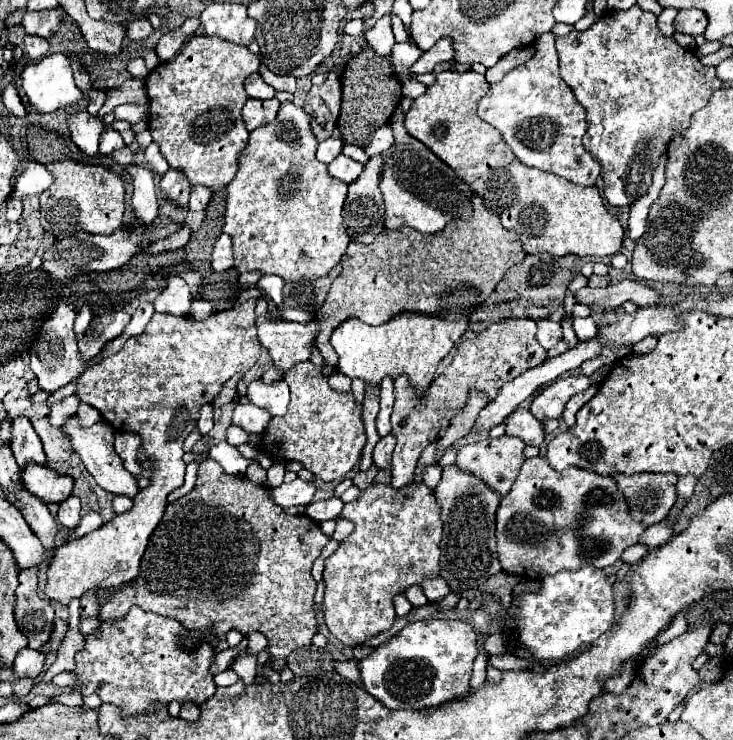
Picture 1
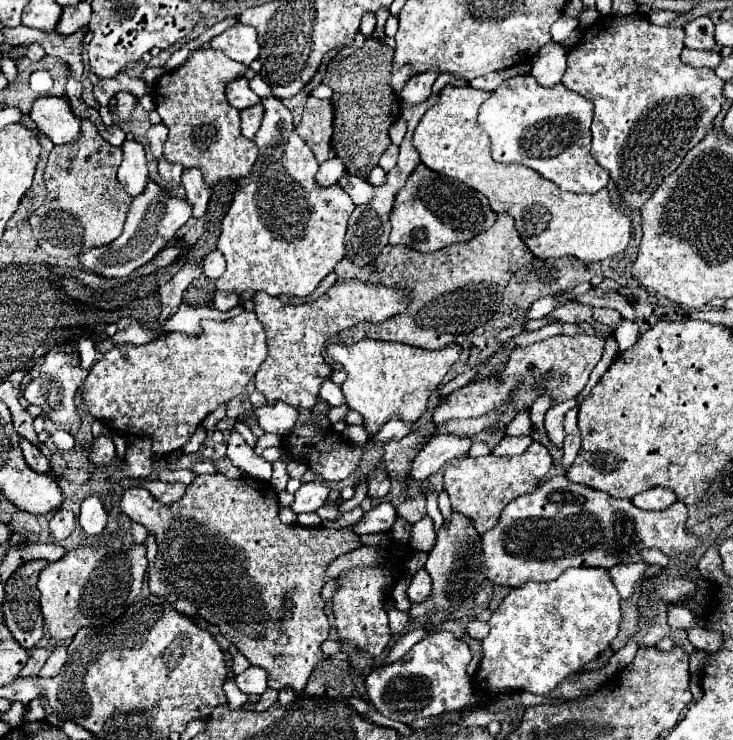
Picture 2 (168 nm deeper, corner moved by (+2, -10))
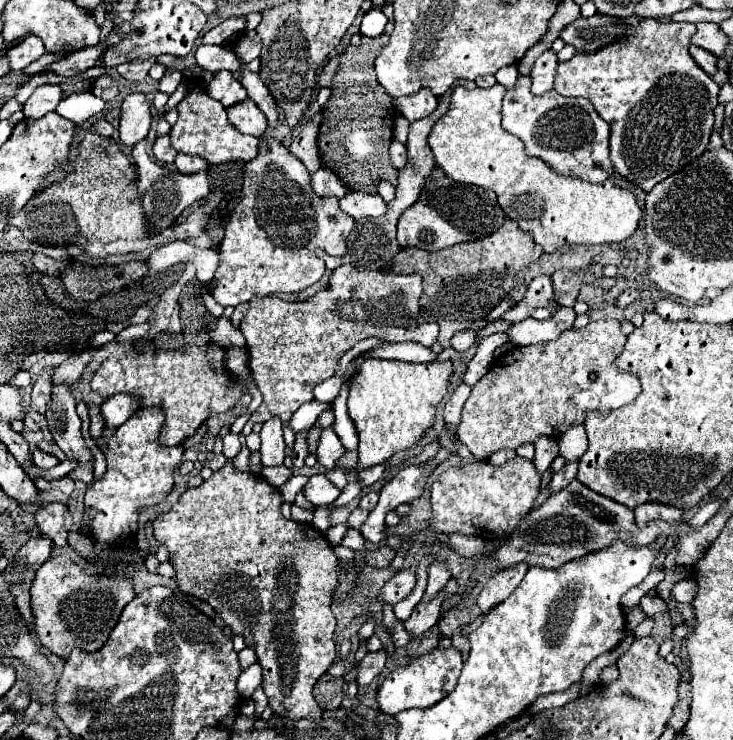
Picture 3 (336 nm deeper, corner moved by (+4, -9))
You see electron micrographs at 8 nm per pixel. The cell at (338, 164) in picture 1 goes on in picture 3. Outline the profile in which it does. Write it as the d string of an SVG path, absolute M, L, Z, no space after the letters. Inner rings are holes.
M348 191L340 199L340 209L348 213L354 219L360 217L378 217L386 213L386 203L378 193L360 193L360 191Z

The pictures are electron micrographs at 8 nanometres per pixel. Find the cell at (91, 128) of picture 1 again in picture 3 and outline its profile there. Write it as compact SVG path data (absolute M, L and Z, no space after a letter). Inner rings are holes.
M40 85L30 99L24 103L24 115L38 119L42 117L46 111L56 111L58 103L62 99L62 89L58 85Z

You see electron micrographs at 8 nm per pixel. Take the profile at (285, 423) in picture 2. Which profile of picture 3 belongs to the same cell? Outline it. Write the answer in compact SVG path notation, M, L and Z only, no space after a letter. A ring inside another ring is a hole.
M280 417L268 419L268 421L262 425L260 437L262 437L262 447L260 447L262 463L264 463L266 467L282 465L286 445L284 445L284 439L282 439L282 421L280 421Z

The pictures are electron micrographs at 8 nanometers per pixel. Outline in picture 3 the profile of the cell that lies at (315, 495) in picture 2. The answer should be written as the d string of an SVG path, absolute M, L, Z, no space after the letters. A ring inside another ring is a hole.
M312 475L308 479L308 485L304 487L304 497L314 505L314 507L320 507L320 505L328 505L332 501L336 501L336 497L340 495L340 491L334 487L334 483L330 483L326 479L326 475Z

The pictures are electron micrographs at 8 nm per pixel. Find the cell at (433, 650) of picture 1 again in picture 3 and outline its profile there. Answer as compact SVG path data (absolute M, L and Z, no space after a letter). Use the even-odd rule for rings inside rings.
M454 647L448 649L432 649L430 653L414 659L408 665L398 665L390 671L390 675L386 675L386 679L382 681L376 699L380 705L380 711L386 715L396 715L400 711L406 709L414 709L414 707L432 707L438 701L442 701L446 695L450 695L458 683L458 677L462 673L462 653Z

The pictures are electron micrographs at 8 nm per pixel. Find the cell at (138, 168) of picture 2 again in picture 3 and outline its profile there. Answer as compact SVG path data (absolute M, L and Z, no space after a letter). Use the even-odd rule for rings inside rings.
M132 93L122 103L122 115L120 115L120 141L126 147L134 147L140 143L150 129L150 103L144 93Z

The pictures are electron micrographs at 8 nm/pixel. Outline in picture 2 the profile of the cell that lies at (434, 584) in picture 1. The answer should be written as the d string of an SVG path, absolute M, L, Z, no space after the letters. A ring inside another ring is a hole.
M418 570L414 576L412 576L412 582L406 590L410 602L424 602L428 596L430 596L430 574L426 574L426 570Z

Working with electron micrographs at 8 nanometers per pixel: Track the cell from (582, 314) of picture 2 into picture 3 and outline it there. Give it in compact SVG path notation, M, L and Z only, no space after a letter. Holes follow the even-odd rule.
M560 307L554 317L546 319L546 321L538 321L538 319L524 319L514 323L508 329L508 337L512 343L516 345L534 345L534 343L546 343L556 339L562 331L570 329L570 325L574 323L576 313L574 309L568 307Z

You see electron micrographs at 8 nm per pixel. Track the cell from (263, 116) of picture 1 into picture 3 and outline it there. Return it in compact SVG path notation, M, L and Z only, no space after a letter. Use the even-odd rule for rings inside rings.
M252 99L232 105L228 109L228 119L240 133L248 133L254 137L260 137L266 129L266 117Z

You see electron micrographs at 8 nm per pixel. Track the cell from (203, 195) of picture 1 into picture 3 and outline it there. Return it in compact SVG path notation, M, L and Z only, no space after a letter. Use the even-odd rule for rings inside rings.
M178 153L176 155L176 161L174 161L176 169L184 175L192 175L192 173L202 173L208 169L208 163L200 157L194 157L194 155L182 155Z

